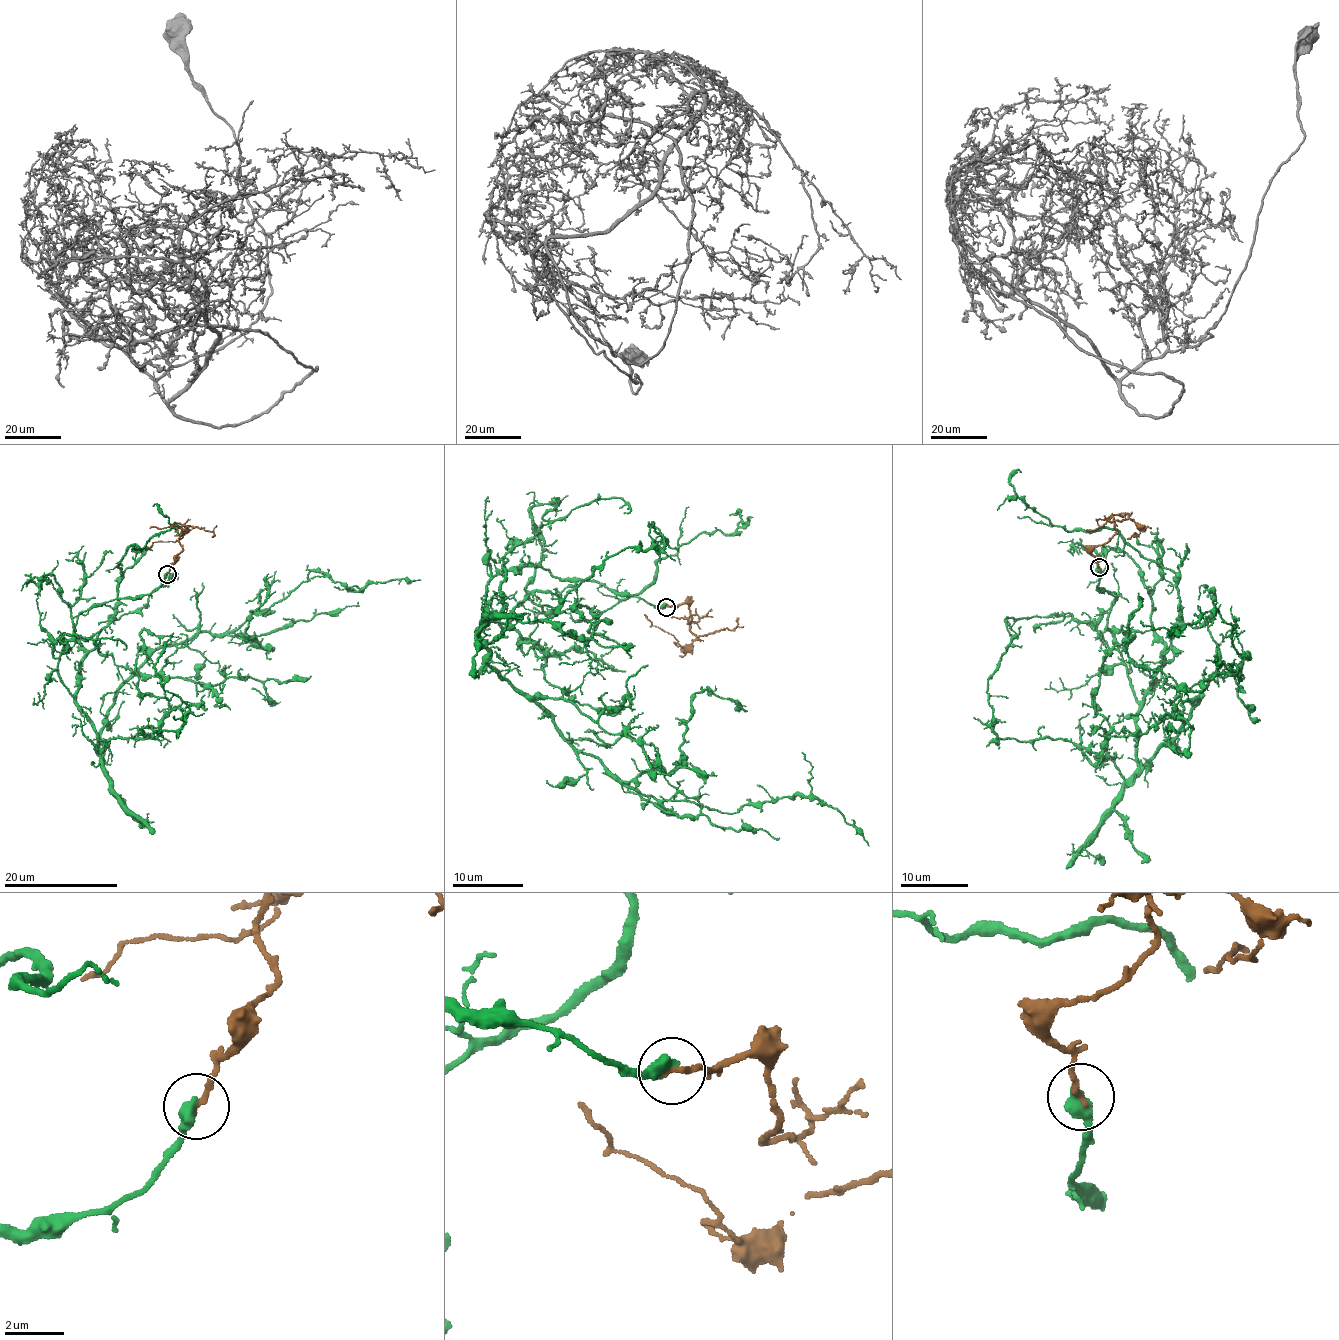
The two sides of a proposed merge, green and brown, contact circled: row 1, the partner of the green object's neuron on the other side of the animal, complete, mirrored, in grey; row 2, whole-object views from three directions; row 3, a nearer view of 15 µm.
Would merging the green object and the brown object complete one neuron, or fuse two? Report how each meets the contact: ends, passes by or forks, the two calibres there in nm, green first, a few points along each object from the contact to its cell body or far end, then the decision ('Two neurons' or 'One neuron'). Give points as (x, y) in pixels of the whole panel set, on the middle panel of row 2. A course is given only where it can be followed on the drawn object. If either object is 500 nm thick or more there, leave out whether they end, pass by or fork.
Thickness 500 nm (green) against 200 nm. Course of green: (665, 607), (516, 566), (485, 586), (480, 633), (557, 731), (642, 794), (724, 813), (811, 797), (868, 846). Course of brown: (666, 607), (687, 603), (688, 623), (699, 621), (696, 615), (689, 618), (696, 638), (683, 646), (644, 614). Two neurons

